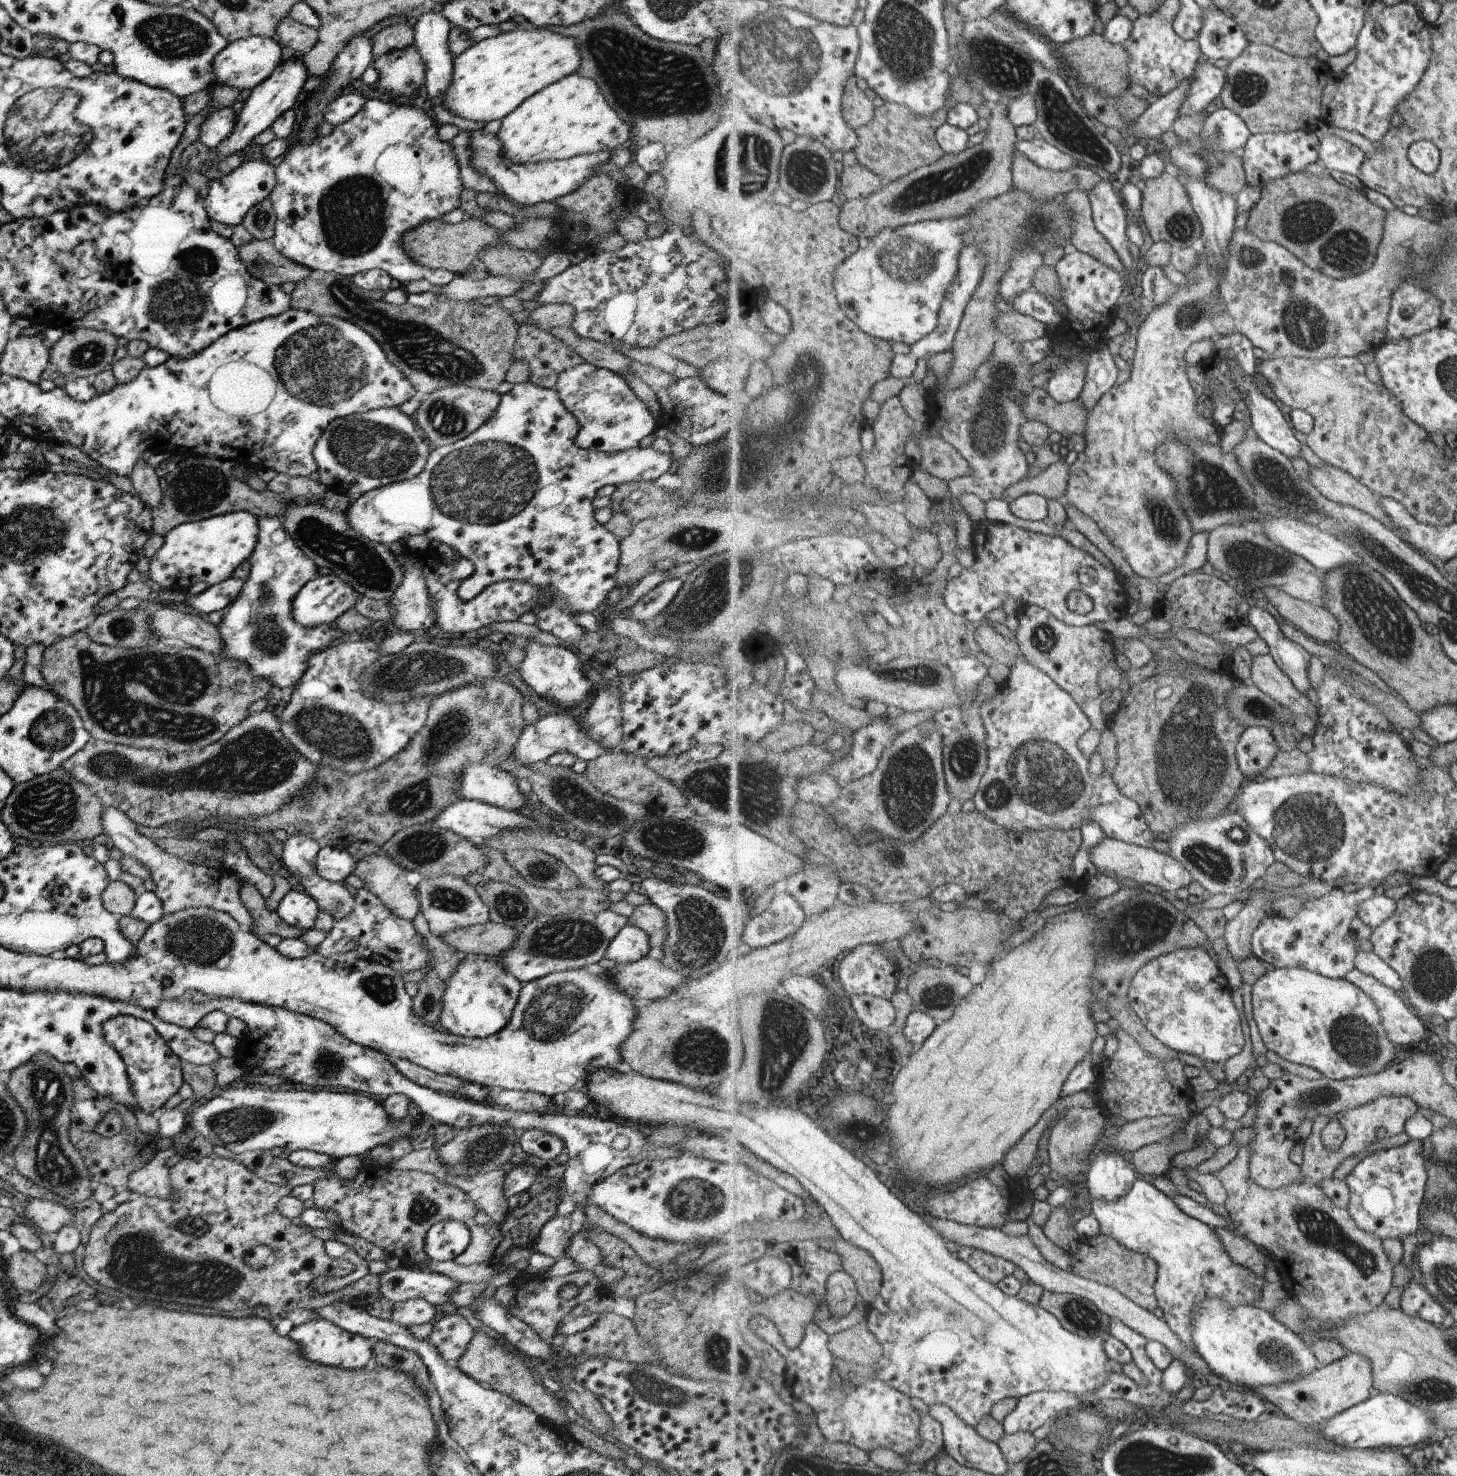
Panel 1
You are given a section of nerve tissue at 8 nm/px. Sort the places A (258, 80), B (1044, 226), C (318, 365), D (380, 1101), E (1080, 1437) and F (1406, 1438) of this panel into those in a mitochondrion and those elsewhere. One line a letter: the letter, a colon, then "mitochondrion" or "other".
A: other
B: mitochondrion
C: mitochondrion
D: other
E: mitochondrion
F: other

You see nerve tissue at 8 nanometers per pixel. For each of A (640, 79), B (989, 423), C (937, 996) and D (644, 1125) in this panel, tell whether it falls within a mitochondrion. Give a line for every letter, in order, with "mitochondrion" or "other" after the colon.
A: mitochondrion
B: mitochondrion
C: mitochondrion
D: other

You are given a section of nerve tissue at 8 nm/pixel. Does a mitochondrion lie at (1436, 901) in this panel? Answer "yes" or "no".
no

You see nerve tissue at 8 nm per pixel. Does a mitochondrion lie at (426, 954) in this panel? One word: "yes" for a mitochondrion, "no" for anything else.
no

